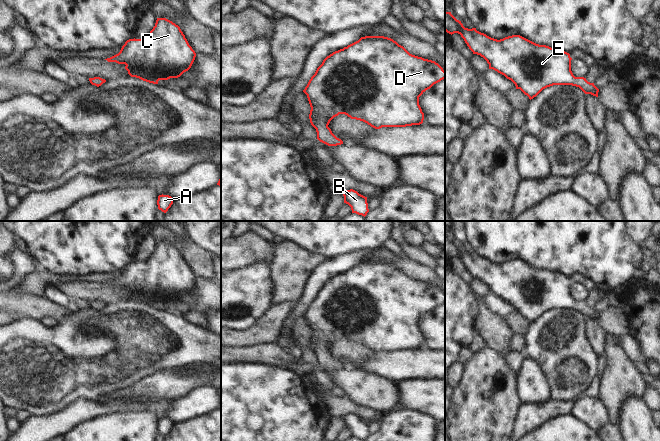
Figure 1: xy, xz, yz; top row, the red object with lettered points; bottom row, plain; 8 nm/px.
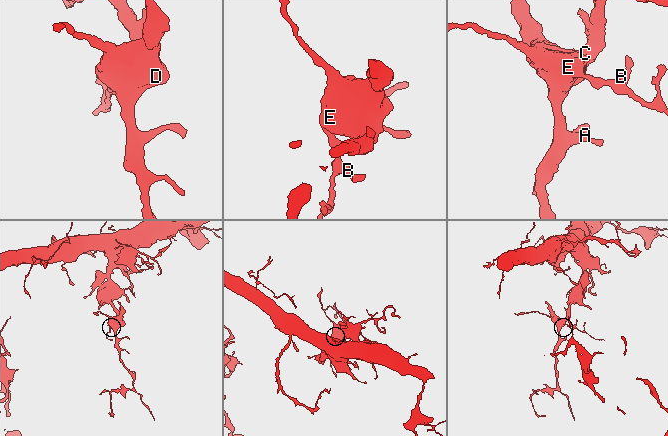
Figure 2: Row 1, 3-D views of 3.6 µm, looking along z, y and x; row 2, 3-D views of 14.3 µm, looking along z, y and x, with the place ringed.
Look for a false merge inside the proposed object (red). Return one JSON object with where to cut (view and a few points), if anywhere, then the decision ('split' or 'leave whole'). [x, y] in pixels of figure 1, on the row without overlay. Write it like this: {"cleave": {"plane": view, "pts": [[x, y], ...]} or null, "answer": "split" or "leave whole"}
{"cleave": null, "answer": "leave whole"}

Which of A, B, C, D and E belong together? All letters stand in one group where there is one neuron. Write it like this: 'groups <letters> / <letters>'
groups A B C D E

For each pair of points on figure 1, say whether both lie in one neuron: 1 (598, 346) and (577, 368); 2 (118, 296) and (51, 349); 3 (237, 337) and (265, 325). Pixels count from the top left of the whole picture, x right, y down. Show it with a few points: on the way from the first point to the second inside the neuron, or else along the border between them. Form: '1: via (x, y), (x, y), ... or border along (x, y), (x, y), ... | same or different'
1: border along (585, 329), (587, 340), (598, 357) | different
2: border along (130, 300), (121, 300), (106, 305) | different
3: via (244, 337), (255, 335), (258, 332) | same

